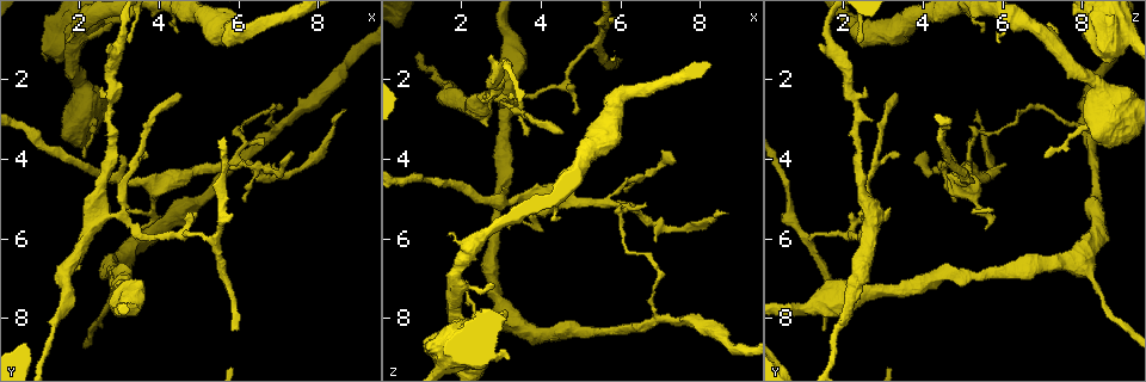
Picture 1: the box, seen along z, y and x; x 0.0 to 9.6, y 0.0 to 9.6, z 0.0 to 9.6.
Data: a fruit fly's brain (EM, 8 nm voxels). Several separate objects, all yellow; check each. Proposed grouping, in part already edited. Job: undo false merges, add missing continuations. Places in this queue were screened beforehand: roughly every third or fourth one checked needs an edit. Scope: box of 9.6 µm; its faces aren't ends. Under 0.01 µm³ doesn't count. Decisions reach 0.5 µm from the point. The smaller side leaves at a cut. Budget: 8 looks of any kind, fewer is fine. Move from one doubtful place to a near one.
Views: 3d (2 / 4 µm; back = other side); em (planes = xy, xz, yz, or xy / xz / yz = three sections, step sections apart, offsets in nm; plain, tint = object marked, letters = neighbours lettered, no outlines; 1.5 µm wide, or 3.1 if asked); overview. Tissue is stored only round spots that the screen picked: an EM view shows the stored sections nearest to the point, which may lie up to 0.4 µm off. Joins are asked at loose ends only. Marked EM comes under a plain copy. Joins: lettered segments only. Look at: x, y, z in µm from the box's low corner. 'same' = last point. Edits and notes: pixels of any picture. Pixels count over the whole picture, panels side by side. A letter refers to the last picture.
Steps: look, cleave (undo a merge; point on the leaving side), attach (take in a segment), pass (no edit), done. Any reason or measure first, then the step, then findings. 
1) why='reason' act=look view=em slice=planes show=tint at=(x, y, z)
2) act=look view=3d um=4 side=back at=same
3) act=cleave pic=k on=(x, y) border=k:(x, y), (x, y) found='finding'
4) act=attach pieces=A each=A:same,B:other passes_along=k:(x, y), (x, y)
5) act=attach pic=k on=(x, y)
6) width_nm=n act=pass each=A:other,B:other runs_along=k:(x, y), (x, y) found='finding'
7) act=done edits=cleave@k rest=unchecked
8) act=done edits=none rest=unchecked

why='branch stops here' act=look view=3d um=2 at=(3.50, 5.80, 5.60)

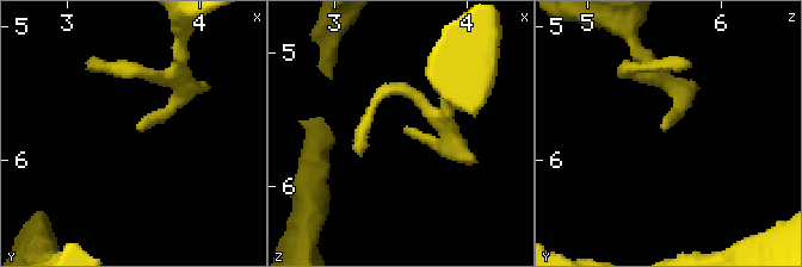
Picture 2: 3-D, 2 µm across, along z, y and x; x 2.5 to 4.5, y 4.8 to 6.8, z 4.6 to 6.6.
act=look view=em slice=planes show=letters at=(3.52, 5.78, 5.58)

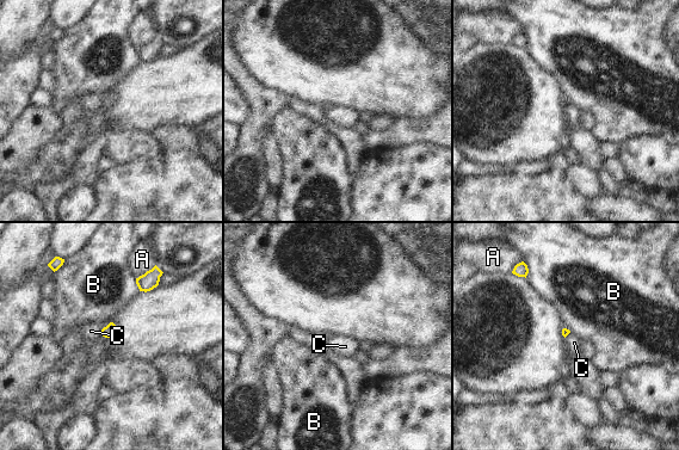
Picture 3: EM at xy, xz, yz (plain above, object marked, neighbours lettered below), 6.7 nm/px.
act=pass each=A:other,B:other,C:other border=3:(100, 330), (102, 334) found='no lettered segment goes on from it'

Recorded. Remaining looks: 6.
why='sudden change in width' act=look view=3d um=4 at=(2.30, 3.15, 8.15)

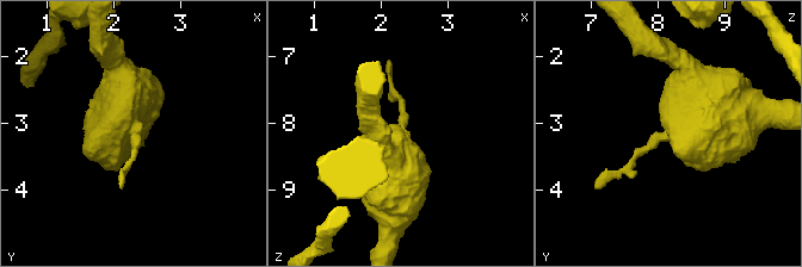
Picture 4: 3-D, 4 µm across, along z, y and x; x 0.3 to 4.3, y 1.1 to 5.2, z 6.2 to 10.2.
why='now the EM' act=look view=em slice=planes show=letters at=(2.30, 3.20, 8.15)

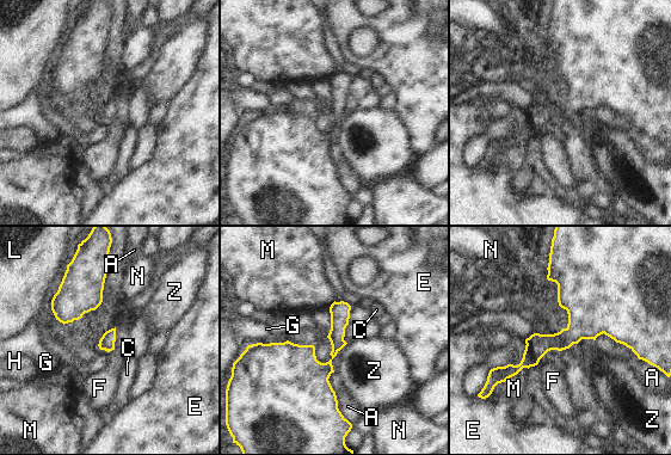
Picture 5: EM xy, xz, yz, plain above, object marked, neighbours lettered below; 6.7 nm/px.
width_nm=100 act=pass each=A:other,C:other,E:other,F:other,G:other,H:other,L:other,M:other,N:other,Z:other found='continuous, no second neuron'

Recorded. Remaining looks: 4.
why='free end' act=look view=em slice=planes show=letters at=(4.50, 0.90, 5.50)

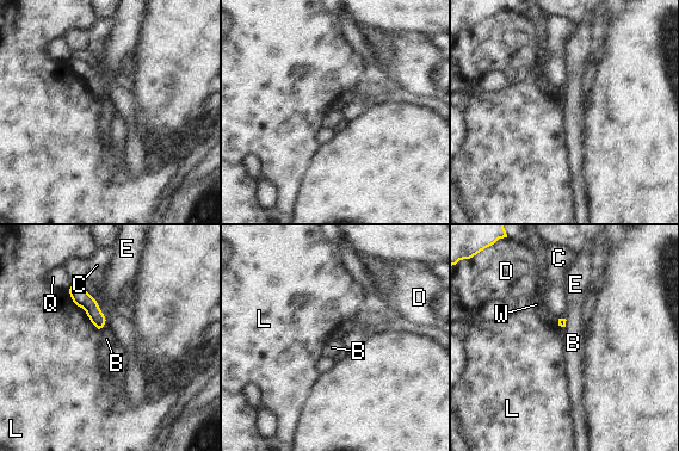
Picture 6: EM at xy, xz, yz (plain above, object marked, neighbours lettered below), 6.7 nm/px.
act=pass each=B:other,C:other,D:other,E:other,L:other,Q:other,W:other runs_along=6:(73, 290), (92, 309), (99, 325) found='no lettered segment goes on from it'

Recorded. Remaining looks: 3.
act=done edits=none rest=unchecked

